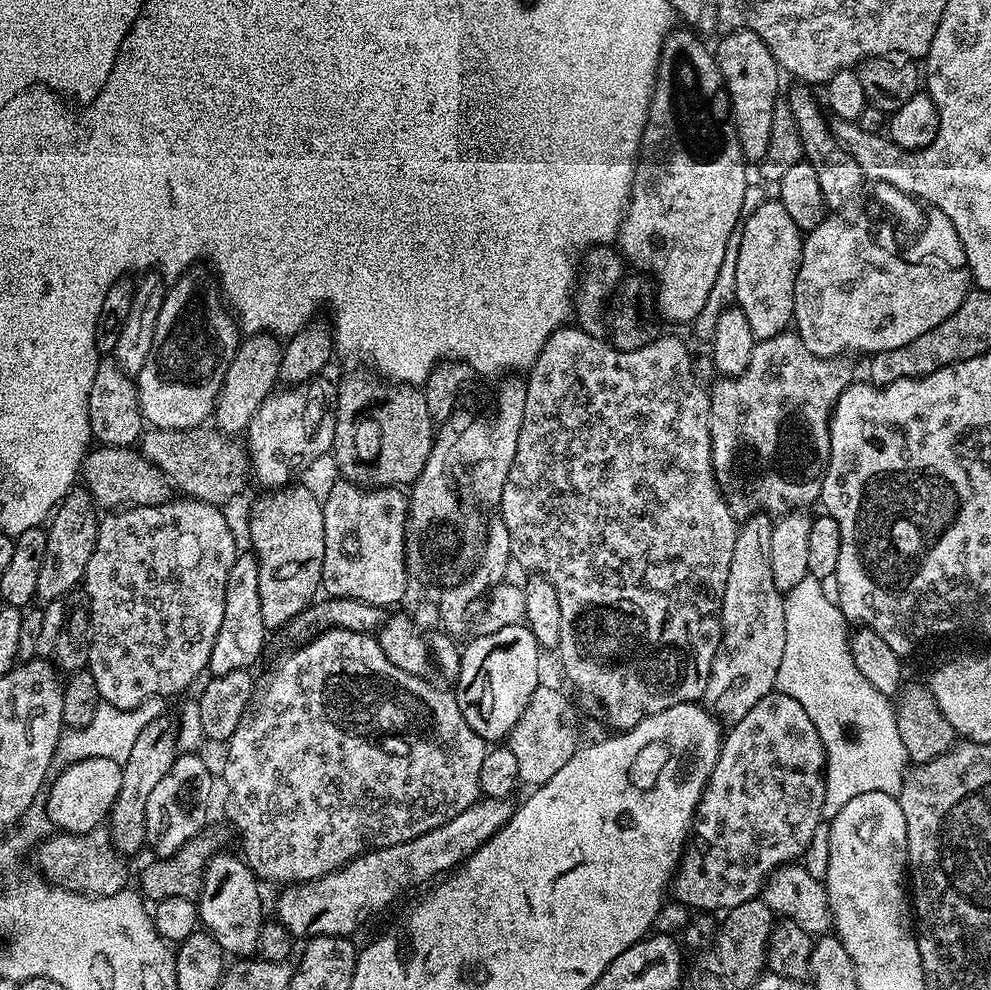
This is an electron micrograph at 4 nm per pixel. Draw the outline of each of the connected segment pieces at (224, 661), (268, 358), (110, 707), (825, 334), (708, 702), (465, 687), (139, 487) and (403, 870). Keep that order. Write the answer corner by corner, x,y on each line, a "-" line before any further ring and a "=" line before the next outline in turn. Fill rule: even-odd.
241,551
234,566
230,566
230,578
226,580
226,610
222,610
222,626
218,638
214,638
214,650
210,650
207,671
212,676
230,674
230,670
251,669
252,663
264,652
266,629
262,622
262,601
258,598
258,562
256,553
=
267,332
248,334
241,339
216,399
214,424
219,431
240,434
247,429
250,418
254,418
258,406
262,406
265,398
277,387
283,357
281,341
=
159,696
144,700
140,703
140,707
125,712
113,704
103,702
97,704
94,718
86,727
68,730
61,735
56,747
56,760
61,765
67,766
76,760
86,758
110,758
123,765
124,760
130,758
130,750
134,747
138,734
142,734
142,730
151,720
161,719
165,715
164,704
165,701
=
828,214
825,215
824,221
813,232
804,236
804,249
798,266
798,278
794,282
792,318
795,331
802,338
806,348
810,350
810,354
825,358
840,358
848,354
844,352
875,354
886,350
898,350
898,346
906,346
910,342
914,342
914,338
922,338
922,334
926,334
926,330
934,330
934,326
946,322
946,318
950,318
950,314
954,314
958,310
958,306
962,306
962,302
967,298
969,291
970,276
967,271
948,272
941,267
936,272
928,272
928,268
908,268
908,264
900,264
899,254
888,256
888,248
881,250
872,244
868,244
868,236
864,236
864,228
860,228
856,224
844,224
844,220
840,220
835,214
=
757,514
739,525
734,558
730,558
730,574
726,574
726,594
720,611
720,645
714,654
702,704
728,726
737,724
754,702
766,698
775,689
782,649
786,646
785,593
774,586
774,574
770,571
773,523
771,515
=
523,623
514,626
502,626
502,630
494,630
494,634
485,636
473,635
468,645
463,645
460,658
460,677
454,681
456,701
462,710
462,718
470,722
470,730
474,730
485,742
500,742
507,737
512,728
522,718
522,710
530,702
530,694
542,683
540,676
540,655
542,649
534,634
=
96,446
85,456
80,465
79,479
83,487
92,495
93,501
101,509
119,510
125,506
154,506
173,499
174,489
171,480
145,458
135,447
110,448
=
484,796
462,810
458,818
450,818
450,822
410,842
371,849
318,880
285,887
276,904
275,919
300,942
314,936
351,937
352,932
367,922
368,916
392,903
399,892
416,888
427,880
435,881
441,874
451,873
469,860
512,817
512,803
511,799

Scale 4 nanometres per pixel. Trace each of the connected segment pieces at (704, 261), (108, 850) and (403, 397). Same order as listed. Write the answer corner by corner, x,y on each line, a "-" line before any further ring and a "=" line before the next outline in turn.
673,27
672,31
664,37
660,51
660,65
656,67
656,84
652,87
652,101
648,107
648,121
640,139
640,155
636,161
636,173
632,179
632,198
628,202
628,211
624,214
624,221
620,223
618,237
619,251
629,261
632,259
637,264
635,267
654,281
655,307
659,315
663,319
665,316
666,319
673,320
676,324
686,324
686,326
691,325
695,317
701,313
710,295
710,290
714,287
715,279
719,276
719,267
726,253
727,239
731,231
741,223
746,212
744,199
746,198
746,186
750,182
749,165
745,161
742,146
736,137
736,125
732,123
732,104
728,100
728,88
724,84
724,76
716,64
713,49
707,48
688,28
691,27
=
101,826
89,832
75,834
52,834
35,849
39,875
49,884
58,884
62,888
71,888
74,892
83,892
93,898
113,896
125,891
128,872
124,869
125,857
114,846
112,834
107,827
=
356,372
353,376
346,377
344,381
339,381
336,394
336,425
332,435
330,456
336,459
336,464
340,467
339,475
357,486
368,488
411,486
422,474
426,462
434,456
434,448
432,452
434,421
428,413
426,398
419,387
389,382
369,372

